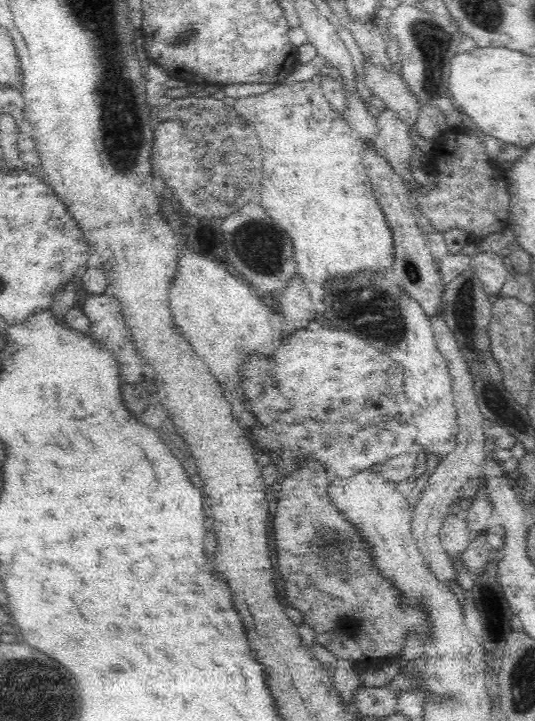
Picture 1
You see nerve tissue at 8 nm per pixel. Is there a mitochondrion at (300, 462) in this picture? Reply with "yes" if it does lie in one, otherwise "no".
no

